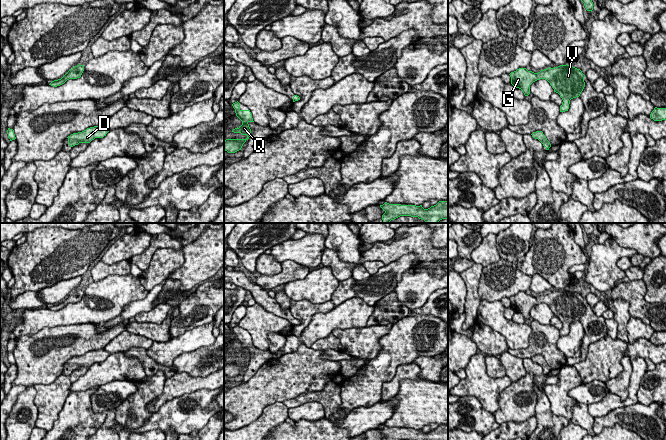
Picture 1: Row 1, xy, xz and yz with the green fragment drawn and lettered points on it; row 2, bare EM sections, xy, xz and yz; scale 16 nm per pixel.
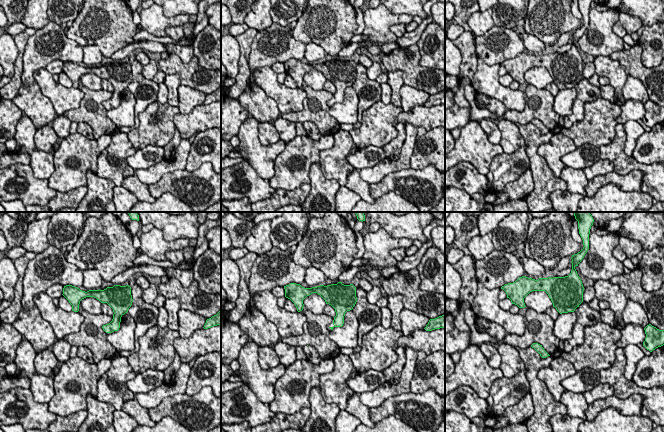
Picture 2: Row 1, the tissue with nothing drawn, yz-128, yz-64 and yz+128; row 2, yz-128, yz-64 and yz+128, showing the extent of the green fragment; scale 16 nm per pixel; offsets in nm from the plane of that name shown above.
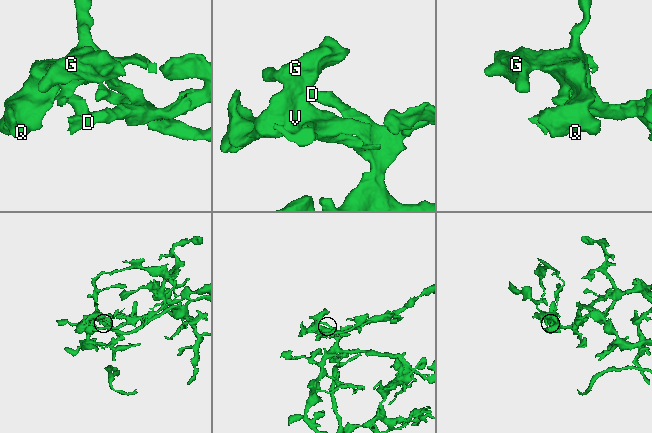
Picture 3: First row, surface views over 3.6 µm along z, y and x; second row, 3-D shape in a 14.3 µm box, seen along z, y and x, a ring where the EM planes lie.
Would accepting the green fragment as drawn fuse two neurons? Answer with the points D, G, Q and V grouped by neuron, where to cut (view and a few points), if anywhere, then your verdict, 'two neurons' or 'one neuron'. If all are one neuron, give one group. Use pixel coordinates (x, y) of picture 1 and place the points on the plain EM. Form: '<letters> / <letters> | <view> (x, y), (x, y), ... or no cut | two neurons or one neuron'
D G Q V | no cut | one neuron

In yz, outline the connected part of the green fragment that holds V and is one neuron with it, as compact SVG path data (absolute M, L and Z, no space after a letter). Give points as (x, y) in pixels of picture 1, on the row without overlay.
M567 288L549 291L538 297L519 292L509 299L513 311L521 313L525 320L530 318L530 309L533 306L540 303L547 304L554 316L558 317L563 324L560 336L568 335L570 324L579 321L585 311L585 299L582 295Z

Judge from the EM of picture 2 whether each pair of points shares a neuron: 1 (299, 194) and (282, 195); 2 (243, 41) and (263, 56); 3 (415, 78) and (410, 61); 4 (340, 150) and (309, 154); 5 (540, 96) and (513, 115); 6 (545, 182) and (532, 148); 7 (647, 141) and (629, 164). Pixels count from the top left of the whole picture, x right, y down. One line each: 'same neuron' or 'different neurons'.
1: same neuron
2: different neurons
3: same neuron
4: different neurons
5: same neuron
6: same neuron
7: different neurons

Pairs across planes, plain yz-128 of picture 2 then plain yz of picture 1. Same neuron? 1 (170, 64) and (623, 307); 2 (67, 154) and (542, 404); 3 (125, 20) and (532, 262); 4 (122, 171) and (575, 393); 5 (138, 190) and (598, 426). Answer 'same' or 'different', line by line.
1: different
2: different
3: same
4: different
5: different

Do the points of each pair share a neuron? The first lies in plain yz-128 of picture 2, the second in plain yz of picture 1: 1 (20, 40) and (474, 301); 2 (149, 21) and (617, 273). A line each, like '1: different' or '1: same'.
1: same
2: same

